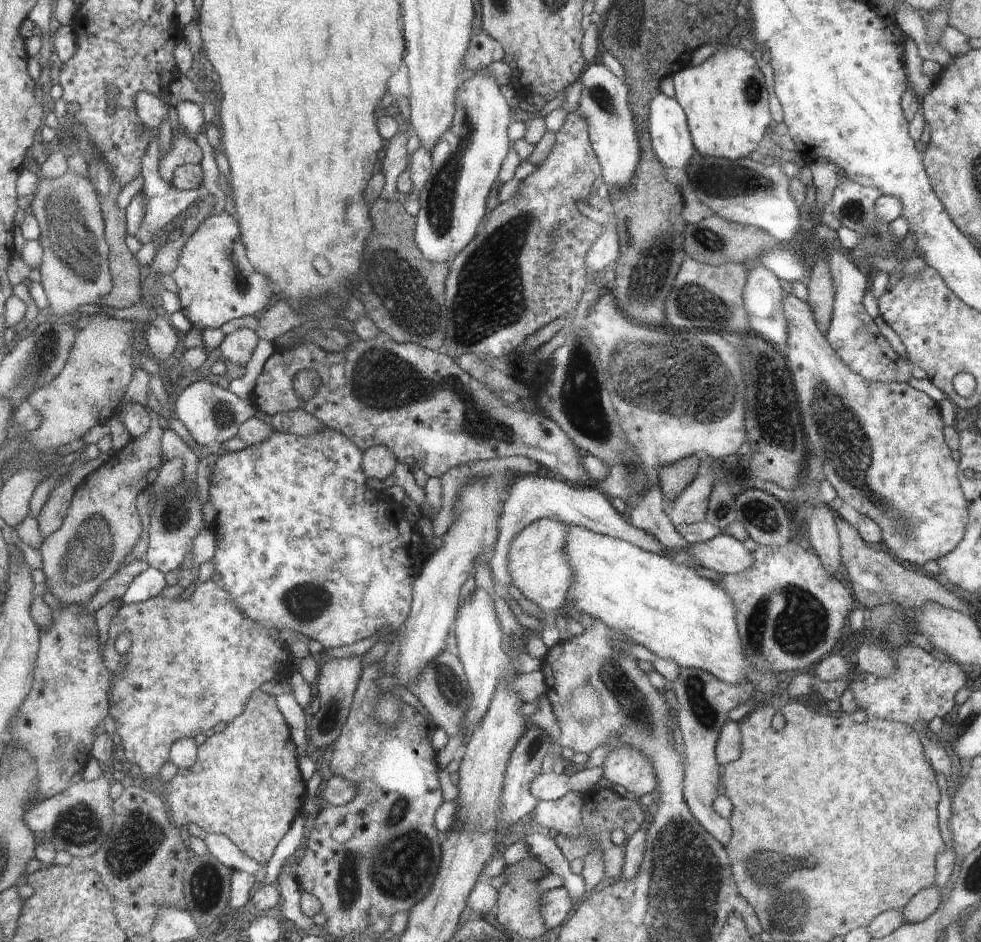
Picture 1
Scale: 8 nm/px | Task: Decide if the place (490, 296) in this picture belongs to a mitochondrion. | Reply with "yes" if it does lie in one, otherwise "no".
yes

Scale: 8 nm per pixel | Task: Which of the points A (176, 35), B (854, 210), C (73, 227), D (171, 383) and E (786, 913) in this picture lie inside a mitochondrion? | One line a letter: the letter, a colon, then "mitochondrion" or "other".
A: other
B: mitochondrion
C: mitochondrion
D: other
E: mitochondrion

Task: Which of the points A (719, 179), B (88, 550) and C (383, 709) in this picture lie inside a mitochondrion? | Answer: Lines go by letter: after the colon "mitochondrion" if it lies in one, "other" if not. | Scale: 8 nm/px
A: mitochondrion
B: mitochondrion
C: other

